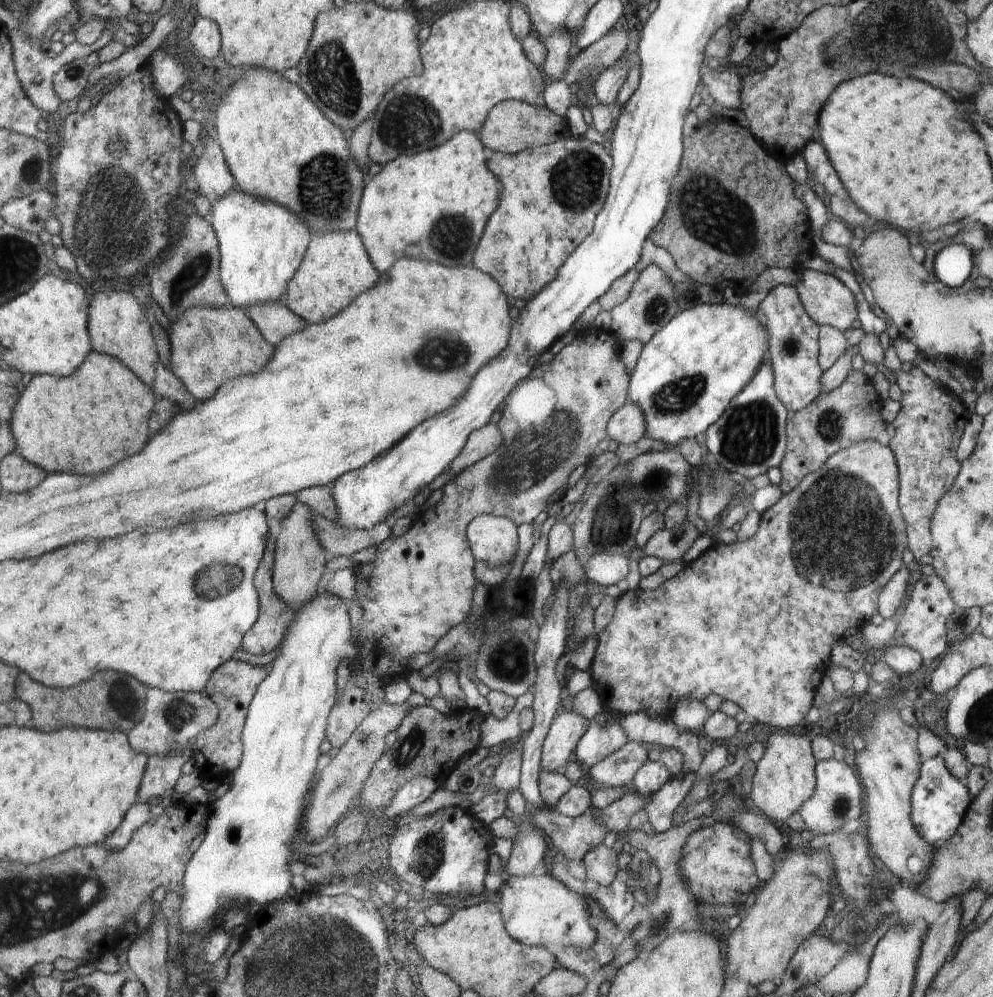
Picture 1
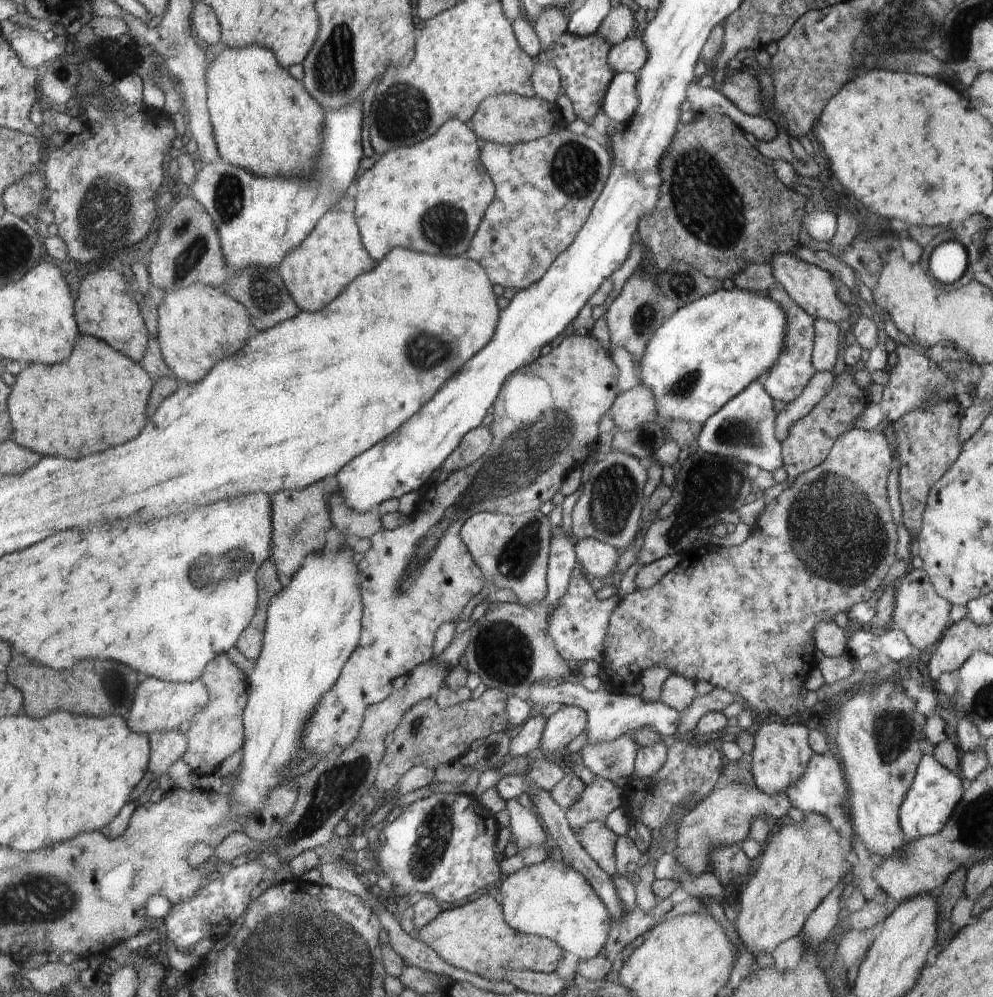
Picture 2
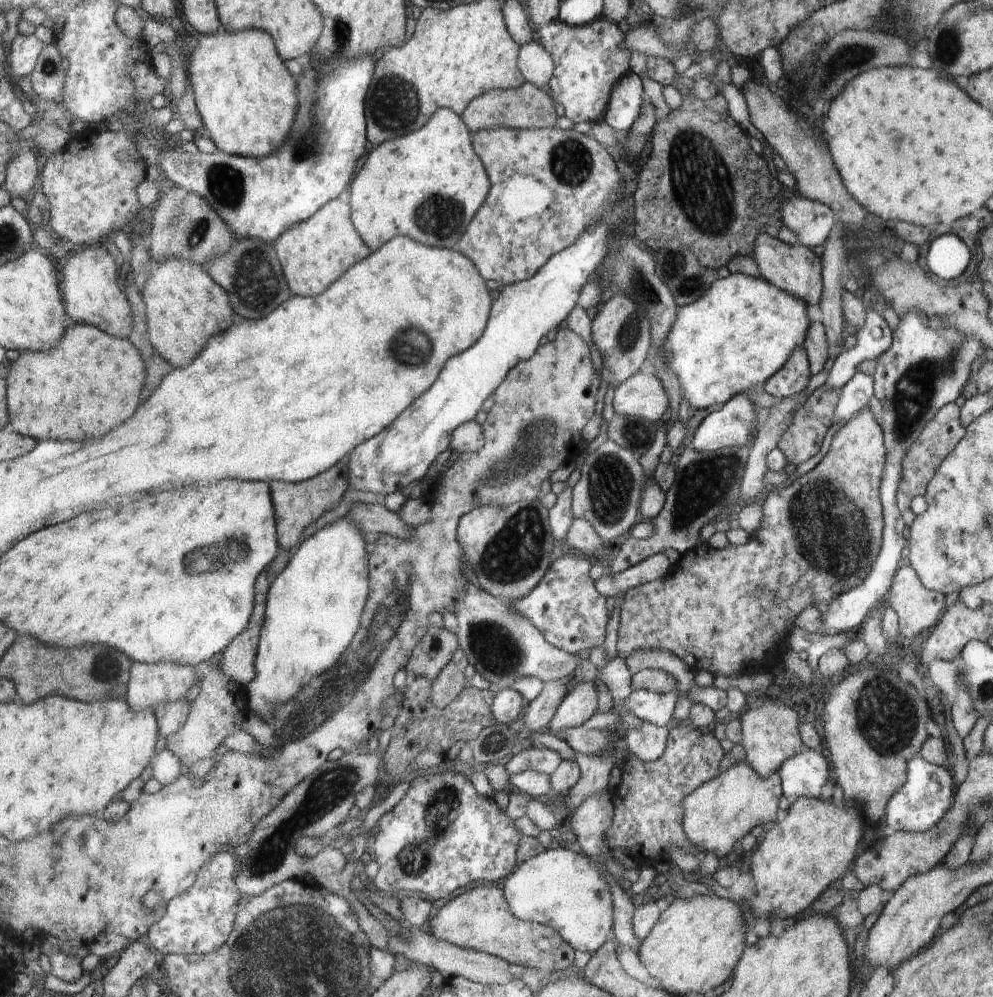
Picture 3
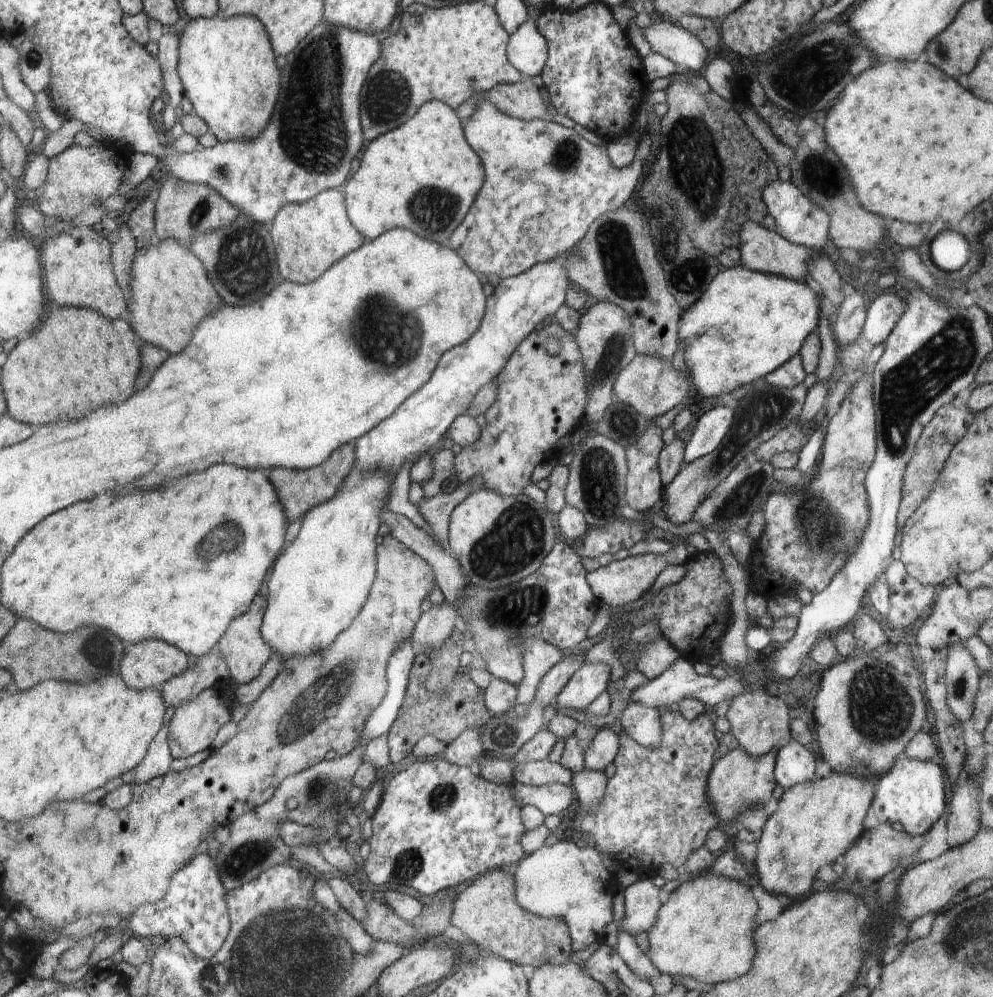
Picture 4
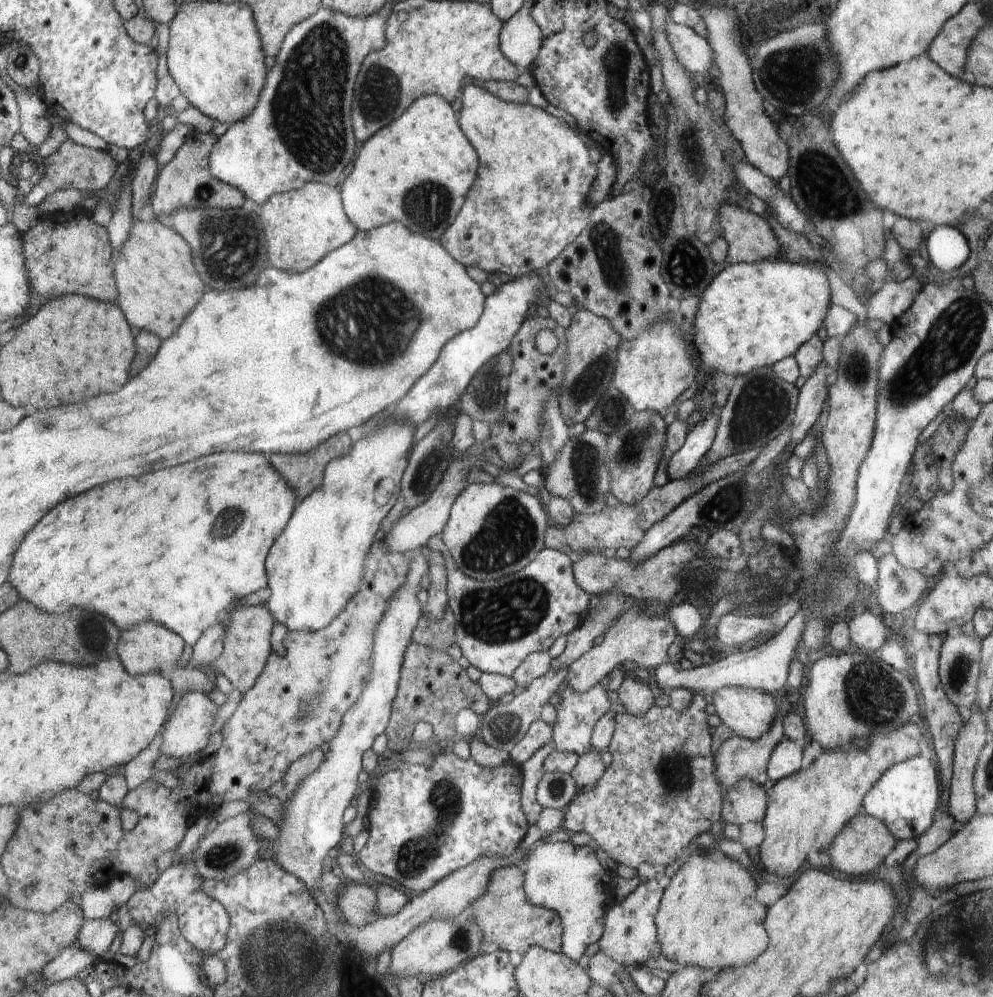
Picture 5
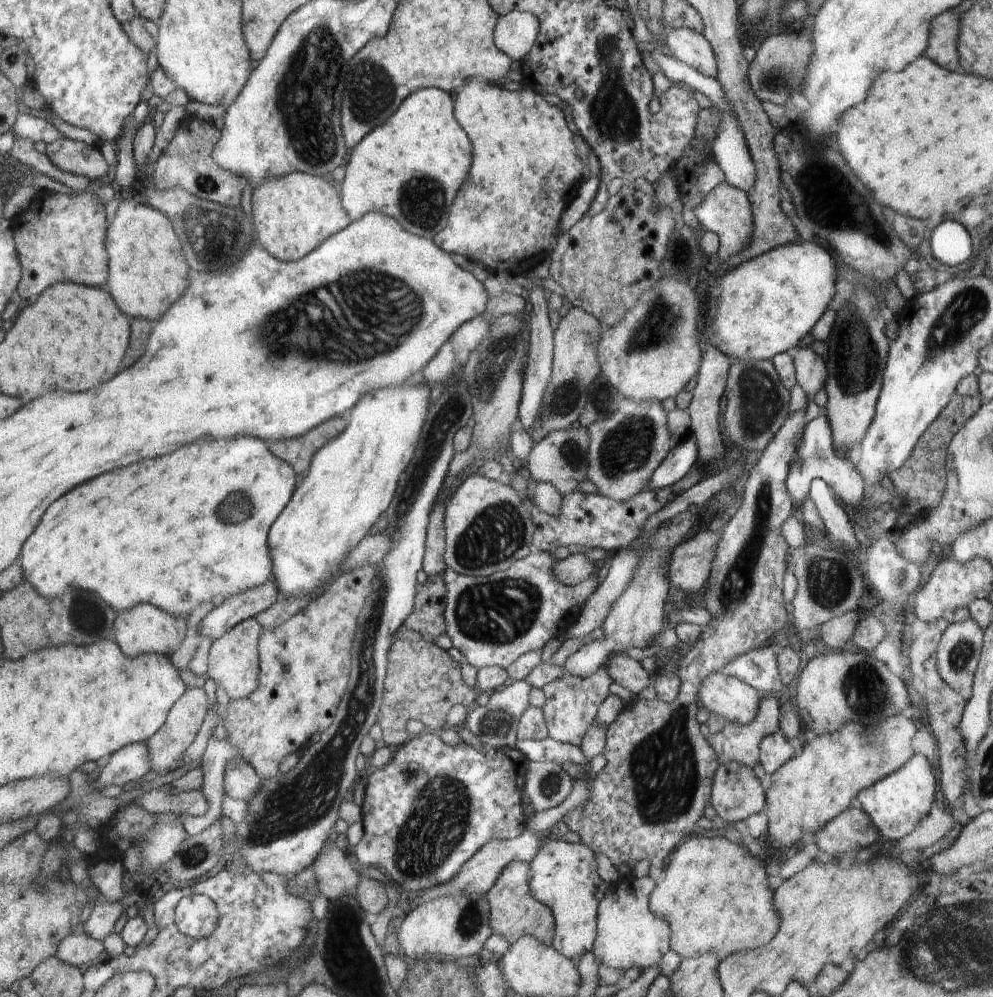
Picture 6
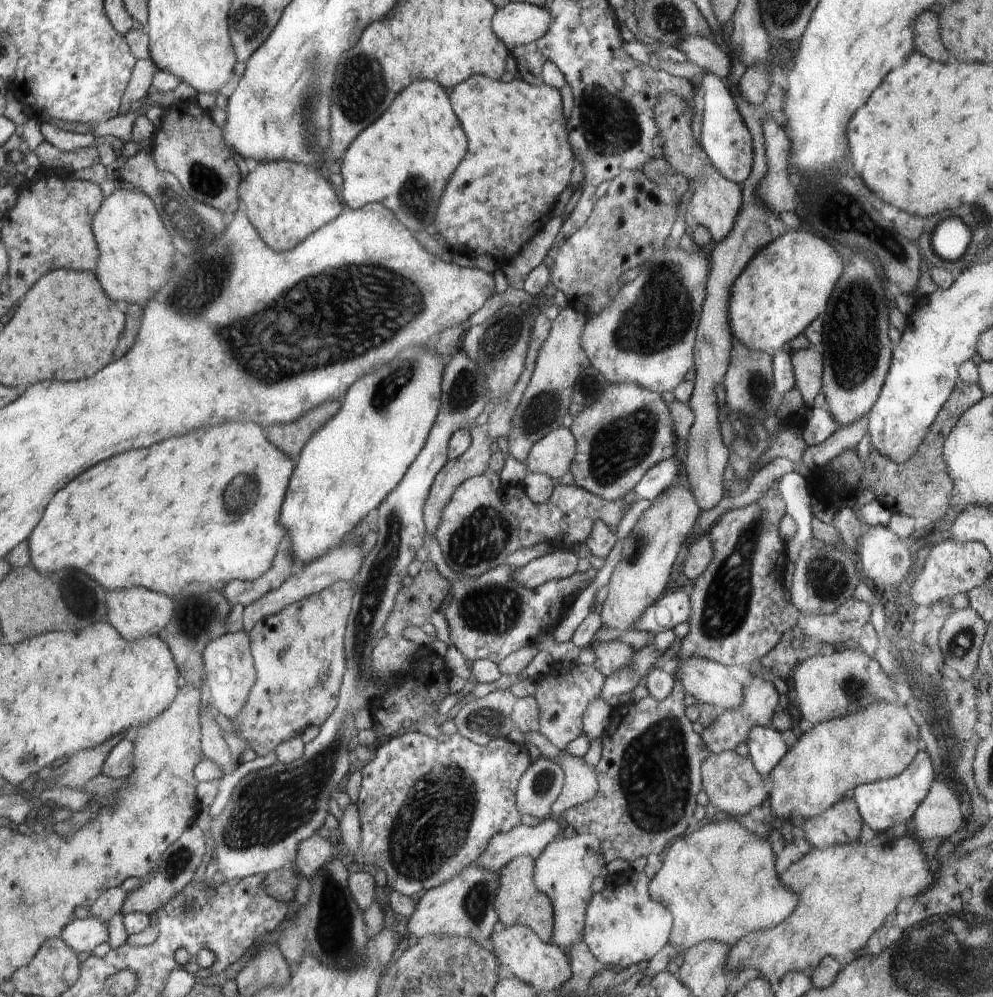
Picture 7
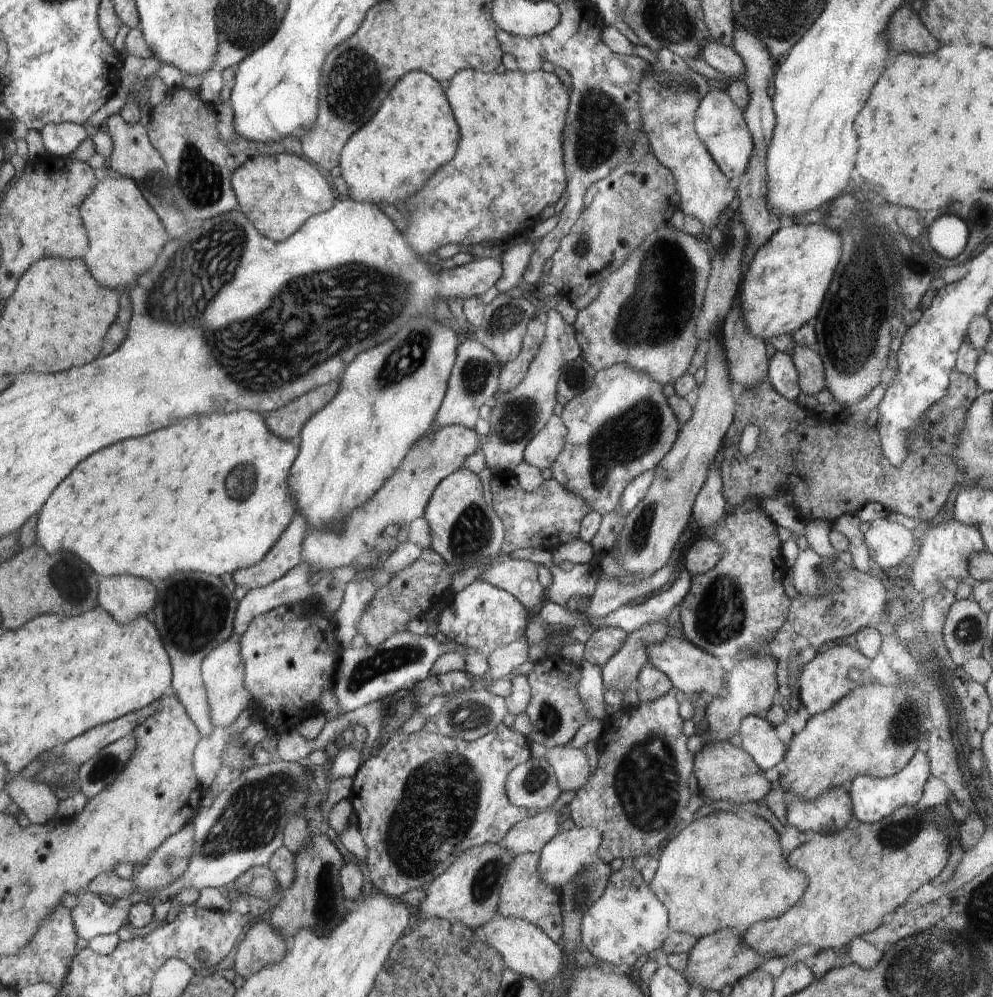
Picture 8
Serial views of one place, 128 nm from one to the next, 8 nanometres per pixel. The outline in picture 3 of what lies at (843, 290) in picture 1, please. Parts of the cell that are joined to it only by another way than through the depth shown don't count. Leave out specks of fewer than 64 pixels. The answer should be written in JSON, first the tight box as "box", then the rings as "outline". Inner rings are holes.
{"box":[753,233,824,306],"outline":[[[762,233],[757,238],[757,248],[753,256],[762,277],[780,290],[801,298],[806,306],[820,304],[824,290],[824,263],[810,247],[804,245],[790,245],[776,236]]]}

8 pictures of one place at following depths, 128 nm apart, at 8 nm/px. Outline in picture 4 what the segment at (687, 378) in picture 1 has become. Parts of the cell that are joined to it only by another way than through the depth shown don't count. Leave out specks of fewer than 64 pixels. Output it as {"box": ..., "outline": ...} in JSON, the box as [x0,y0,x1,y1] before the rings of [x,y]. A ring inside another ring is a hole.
{"box":[680,265,820,396],"outline":[[[739,265],[726,267],[724,272],[719,272],[707,292],[683,315],[680,337],[688,374],[700,394],[718,396],[730,394],[735,388],[766,378],[798,356],[801,347],[818,326],[820,298],[804,281],[752,271]]]}

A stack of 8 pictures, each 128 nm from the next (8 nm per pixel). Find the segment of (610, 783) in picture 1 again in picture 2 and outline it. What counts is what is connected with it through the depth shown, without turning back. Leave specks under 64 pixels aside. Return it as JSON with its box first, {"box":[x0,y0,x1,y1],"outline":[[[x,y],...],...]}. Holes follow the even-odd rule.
{"box":[582,735,638,782],"outline":[[[622,735],[612,741],[587,743],[582,749],[584,765],[596,777],[617,782],[635,772],[638,744],[633,735]]]}

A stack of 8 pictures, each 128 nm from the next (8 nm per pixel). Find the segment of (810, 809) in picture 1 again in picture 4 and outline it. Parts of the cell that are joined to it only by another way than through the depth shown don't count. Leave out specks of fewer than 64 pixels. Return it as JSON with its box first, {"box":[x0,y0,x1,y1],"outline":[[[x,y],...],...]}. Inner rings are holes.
{"box":[774,742,814,789],"outline":[[[794,742],[778,750],[774,773],[775,780],[783,789],[802,782],[814,781],[814,754],[804,745]]]}

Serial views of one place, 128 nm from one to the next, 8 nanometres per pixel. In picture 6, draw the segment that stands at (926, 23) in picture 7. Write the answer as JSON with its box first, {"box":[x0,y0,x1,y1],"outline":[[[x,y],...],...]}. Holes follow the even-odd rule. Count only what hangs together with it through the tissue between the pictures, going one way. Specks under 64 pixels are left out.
{"box":[924,12,961,70],"outline":[[[945,12],[934,18],[934,42],[930,42],[930,50],[924,56],[934,58],[934,62],[942,62],[946,70],[958,68],[956,56],[956,36],[961,34],[960,12]]]}

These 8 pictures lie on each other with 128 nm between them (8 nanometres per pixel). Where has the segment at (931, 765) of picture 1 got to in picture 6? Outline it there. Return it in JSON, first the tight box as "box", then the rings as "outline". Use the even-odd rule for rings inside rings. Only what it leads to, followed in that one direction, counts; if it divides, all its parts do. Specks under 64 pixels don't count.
{"box":[858,754,936,844],"outline":[[[918,754],[904,768],[858,794],[858,805],[870,816],[884,840],[895,844],[906,836],[932,808],[936,780],[926,756]]]}

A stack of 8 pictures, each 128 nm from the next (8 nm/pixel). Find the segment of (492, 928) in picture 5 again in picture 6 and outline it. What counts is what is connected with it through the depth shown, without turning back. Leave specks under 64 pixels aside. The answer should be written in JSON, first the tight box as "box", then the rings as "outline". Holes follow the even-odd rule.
{"box":[487,861,555,947],"outline":[[[513,861],[501,871],[494,887],[487,893],[489,906],[492,908],[489,924],[493,927],[493,934],[504,937],[509,944],[514,944],[520,938],[530,935],[538,942],[552,947],[555,940],[555,919],[548,906],[534,899],[529,884],[531,869],[526,862]]]}

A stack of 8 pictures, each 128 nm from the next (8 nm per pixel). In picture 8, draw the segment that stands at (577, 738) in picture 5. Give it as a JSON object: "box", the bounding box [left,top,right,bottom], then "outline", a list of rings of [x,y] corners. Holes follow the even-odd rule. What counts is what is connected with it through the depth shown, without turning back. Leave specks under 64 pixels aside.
{"box":[526,653,590,748],"outline":[[[560,653],[546,655],[533,664],[527,677],[532,696],[526,708],[530,720],[528,738],[532,743],[540,744],[544,748],[568,746],[590,718],[577,689],[580,668],[576,663],[566,662]]]}

